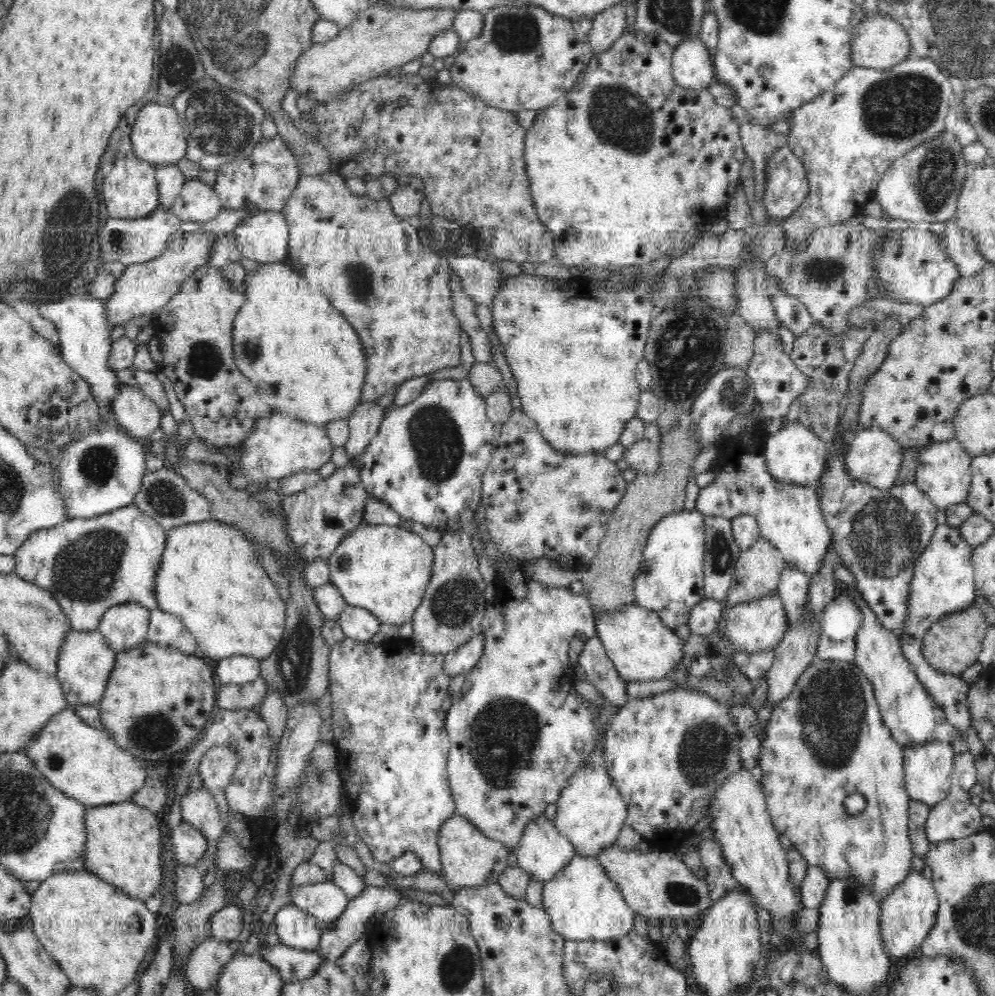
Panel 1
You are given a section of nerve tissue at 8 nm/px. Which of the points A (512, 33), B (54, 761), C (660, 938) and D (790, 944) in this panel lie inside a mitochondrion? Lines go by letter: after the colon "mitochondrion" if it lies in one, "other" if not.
A: mitochondrion
B: mitochondrion
C: other
D: other

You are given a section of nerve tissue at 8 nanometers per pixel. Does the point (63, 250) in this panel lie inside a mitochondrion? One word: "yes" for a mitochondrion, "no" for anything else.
yes

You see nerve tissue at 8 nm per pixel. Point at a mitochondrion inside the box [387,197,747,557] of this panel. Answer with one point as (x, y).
(689, 347)

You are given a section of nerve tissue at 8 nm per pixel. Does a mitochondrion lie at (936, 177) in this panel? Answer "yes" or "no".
yes

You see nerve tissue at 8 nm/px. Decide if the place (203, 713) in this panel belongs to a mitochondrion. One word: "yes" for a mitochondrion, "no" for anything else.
no

